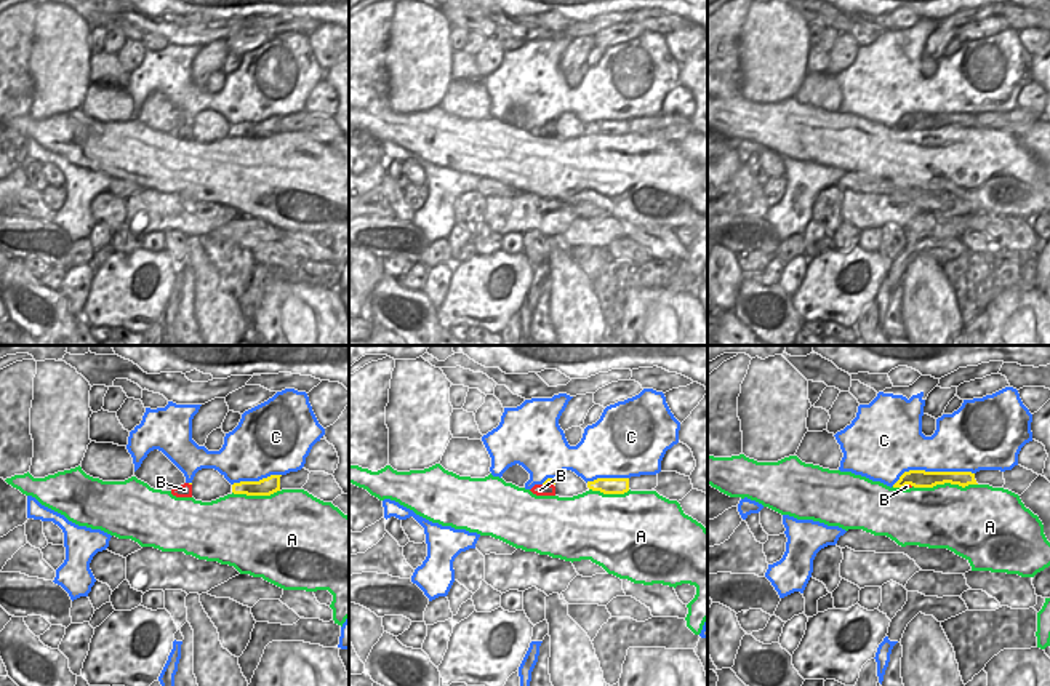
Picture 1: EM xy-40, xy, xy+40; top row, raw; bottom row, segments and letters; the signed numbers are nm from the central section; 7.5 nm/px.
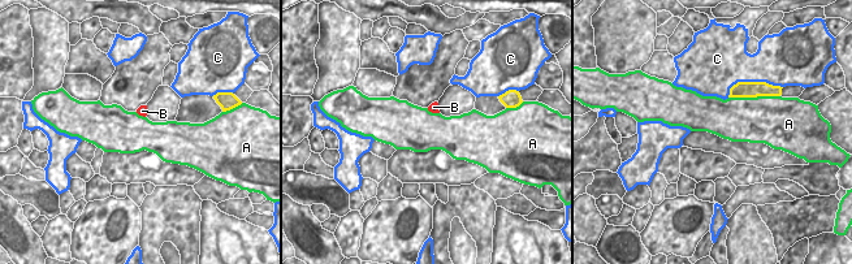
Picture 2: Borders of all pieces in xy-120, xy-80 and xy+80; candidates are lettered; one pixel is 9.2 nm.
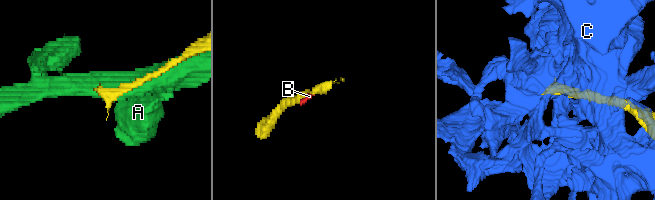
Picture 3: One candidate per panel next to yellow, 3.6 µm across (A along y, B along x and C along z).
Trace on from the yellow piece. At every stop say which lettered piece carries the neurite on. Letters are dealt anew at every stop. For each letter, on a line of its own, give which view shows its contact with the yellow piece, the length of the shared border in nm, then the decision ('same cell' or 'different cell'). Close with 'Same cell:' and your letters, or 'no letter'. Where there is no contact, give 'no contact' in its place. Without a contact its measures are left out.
A: xy+40 | 500 nm | different cell
B: xy+40 | 100 nm | different cell
C: xy+40 | 650 nm | different cell
Same cell: no letter

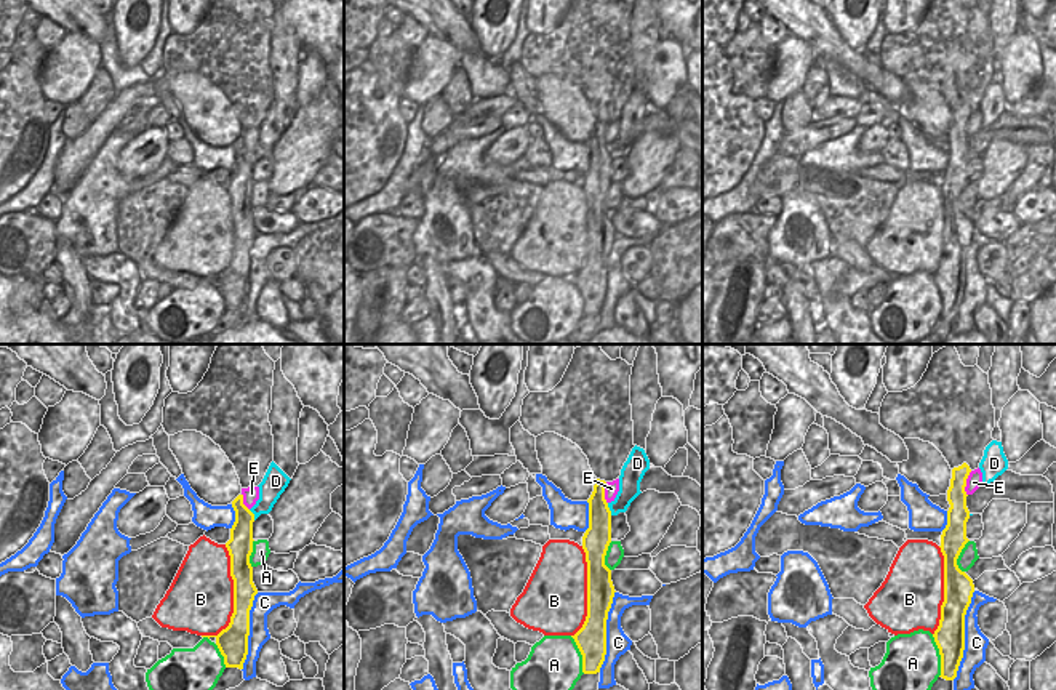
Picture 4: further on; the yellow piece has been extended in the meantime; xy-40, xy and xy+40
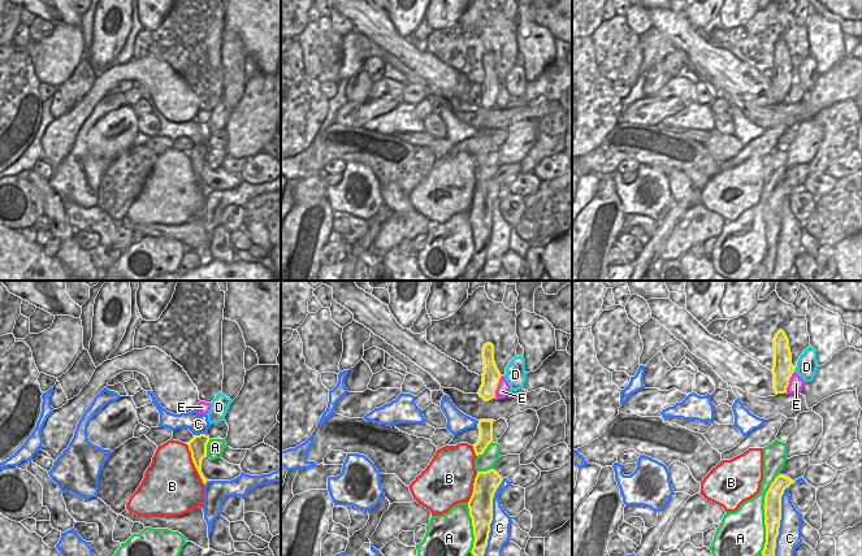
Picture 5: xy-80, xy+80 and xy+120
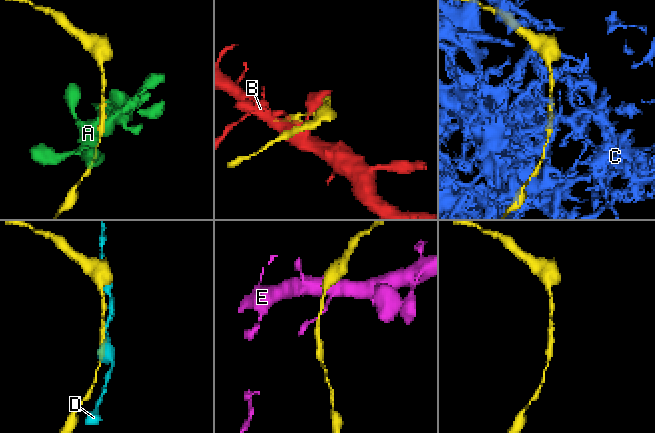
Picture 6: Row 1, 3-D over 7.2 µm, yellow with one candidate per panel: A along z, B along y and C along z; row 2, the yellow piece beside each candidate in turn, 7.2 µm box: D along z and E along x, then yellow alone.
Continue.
A: xy+40 | 320 nm | different cell
B: xy-40 | 700 nm | different cell
C: xy+40 | 700 nm | different cell
D: xy | 100 nm | different cell
E: xy+40 | 200 nm | different cell
Same cell: no letter

